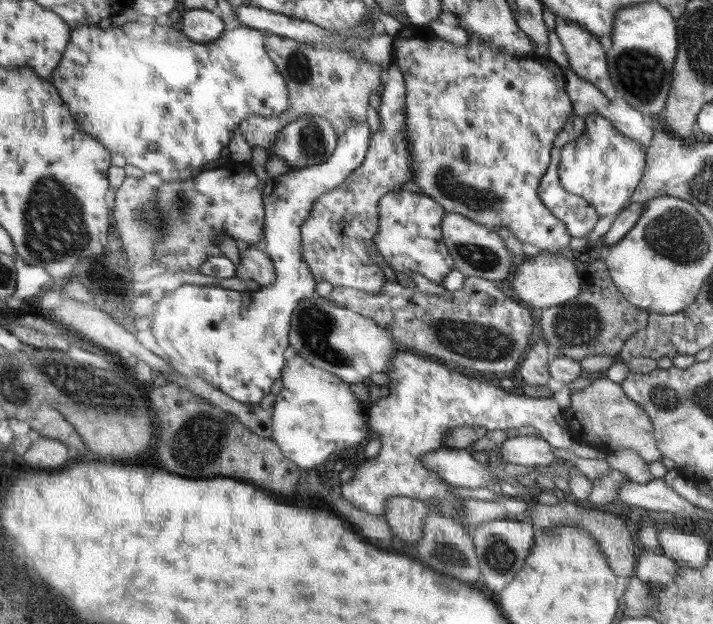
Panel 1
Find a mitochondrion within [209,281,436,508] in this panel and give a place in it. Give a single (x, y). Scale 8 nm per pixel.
(315, 326)

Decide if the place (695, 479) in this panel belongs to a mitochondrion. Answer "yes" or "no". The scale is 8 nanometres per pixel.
no

